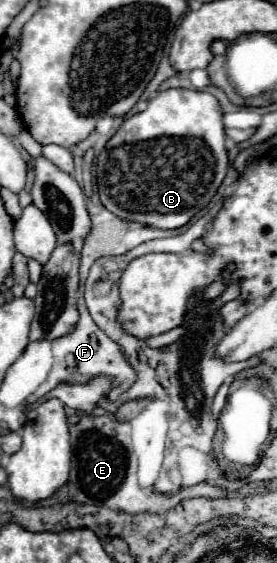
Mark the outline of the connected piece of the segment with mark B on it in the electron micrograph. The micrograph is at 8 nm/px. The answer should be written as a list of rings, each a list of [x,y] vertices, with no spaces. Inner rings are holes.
[[[169,88],[159,92],[143,112],[137,112],[119,126],[97,158],[97,180],[101,204],[115,216],[143,222],[151,228],[181,228],[201,212],[221,186],[229,158],[225,150],[223,112],[217,98],[209,92]]]

